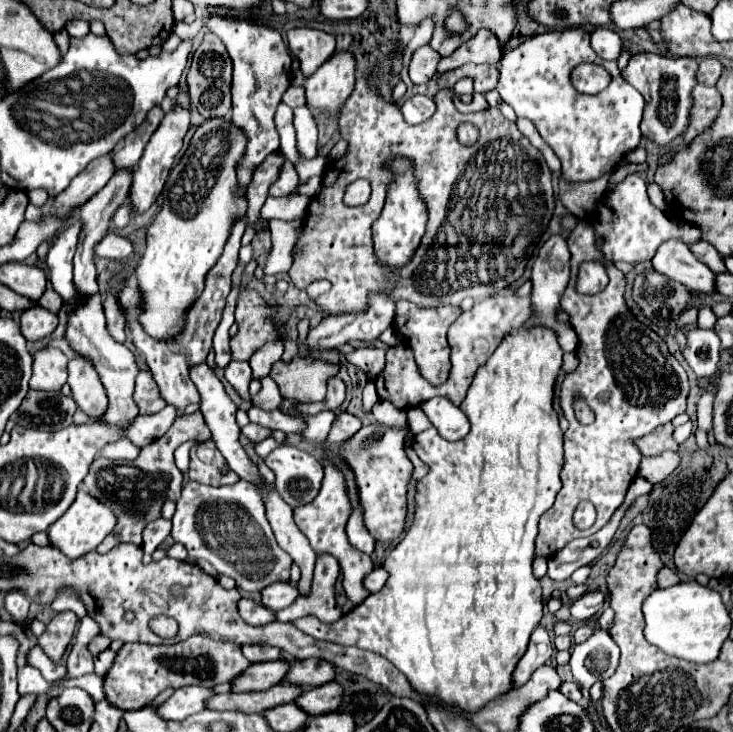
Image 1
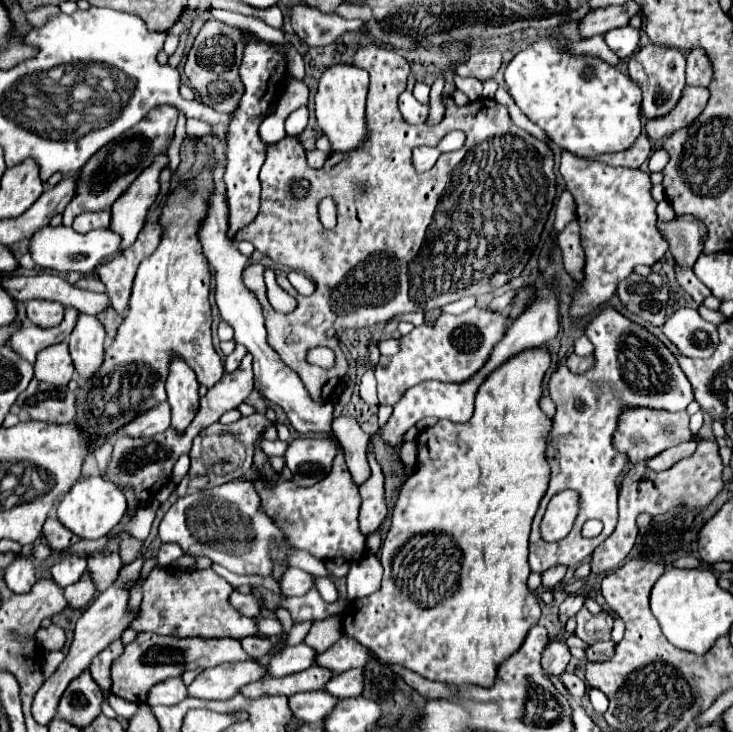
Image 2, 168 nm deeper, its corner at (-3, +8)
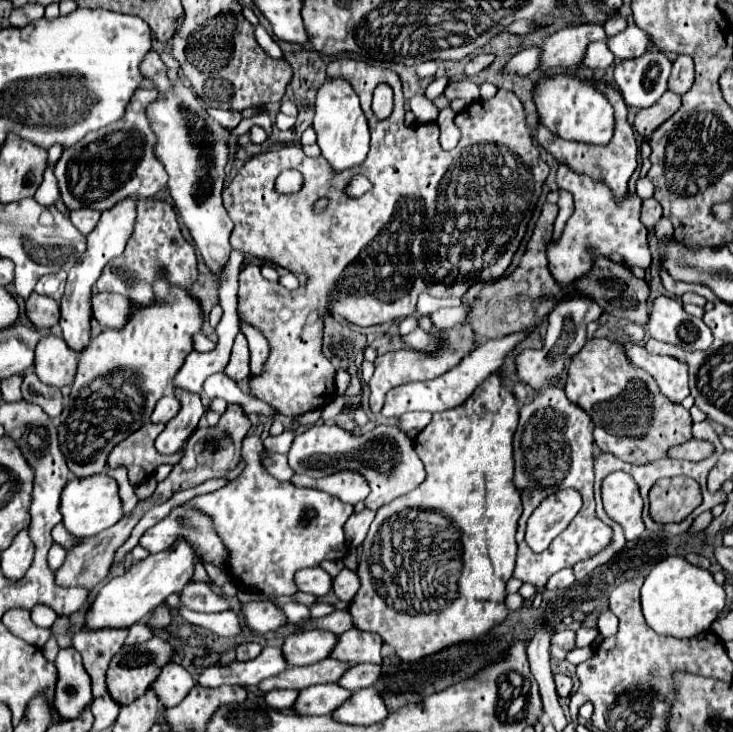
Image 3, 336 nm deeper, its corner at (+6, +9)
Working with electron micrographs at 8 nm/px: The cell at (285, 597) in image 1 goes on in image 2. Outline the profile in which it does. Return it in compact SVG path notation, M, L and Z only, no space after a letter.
M289 568L279 580L279 588L285 596L303 596L313 588L313 576L299 568Z

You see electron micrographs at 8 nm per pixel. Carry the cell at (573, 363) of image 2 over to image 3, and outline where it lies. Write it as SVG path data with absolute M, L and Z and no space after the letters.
M590 339L584 349L572 357L566 395L594 421L596 445L626 463L646 465L664 459L670 447L692 439L690 411L660 393L654 377L636 367L616 341Z

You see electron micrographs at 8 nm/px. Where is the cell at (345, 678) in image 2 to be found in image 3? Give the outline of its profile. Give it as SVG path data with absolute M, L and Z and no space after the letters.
M360 663L360 665L352 665L346 675L342 677L342 681L338 681L342 687L350 689L350 691L360 691L364 687L374 685L378 679L382 677L382 665L374 665L374 663Z

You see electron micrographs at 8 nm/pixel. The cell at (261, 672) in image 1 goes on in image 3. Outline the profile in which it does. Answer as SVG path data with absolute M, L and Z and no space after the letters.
M308 629L296 635L290 635L284 641L282 651L290 657L290 665L312 665L322 659L328 659L336 647L338 637L330 631Z

